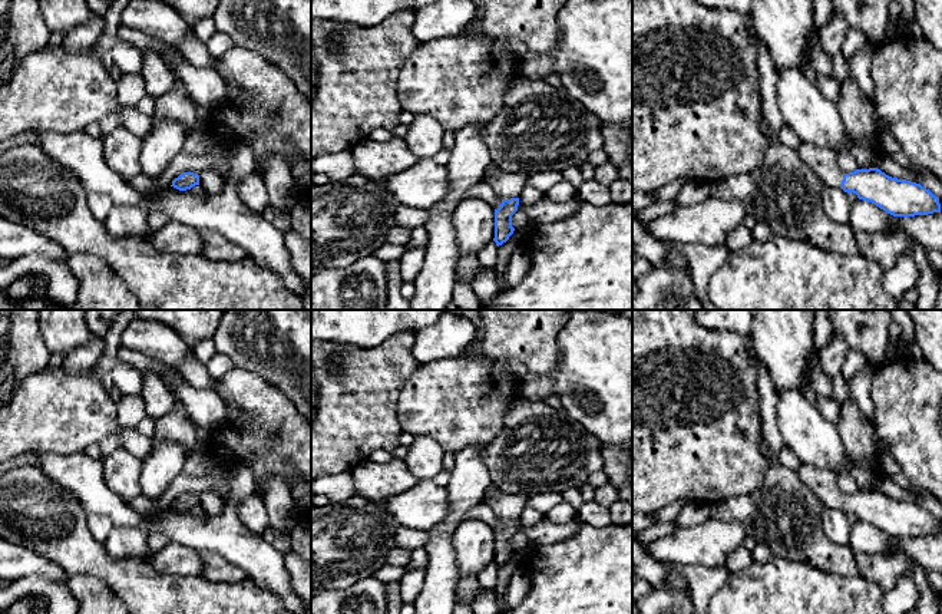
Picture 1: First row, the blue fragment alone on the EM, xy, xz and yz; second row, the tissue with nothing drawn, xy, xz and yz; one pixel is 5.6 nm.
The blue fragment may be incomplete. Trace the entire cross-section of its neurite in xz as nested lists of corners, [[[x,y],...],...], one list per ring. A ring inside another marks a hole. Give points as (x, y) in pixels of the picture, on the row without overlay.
[[[489,488],[483,502],[487,504],[502,525],[495,531],[495,559],[496,567],[502,567],[513,555],[512,537],[518,532],[519,518],[526,506],[528,495],[525,493],[503,493],[495,488]]]

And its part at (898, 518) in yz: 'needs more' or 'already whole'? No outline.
needs more

